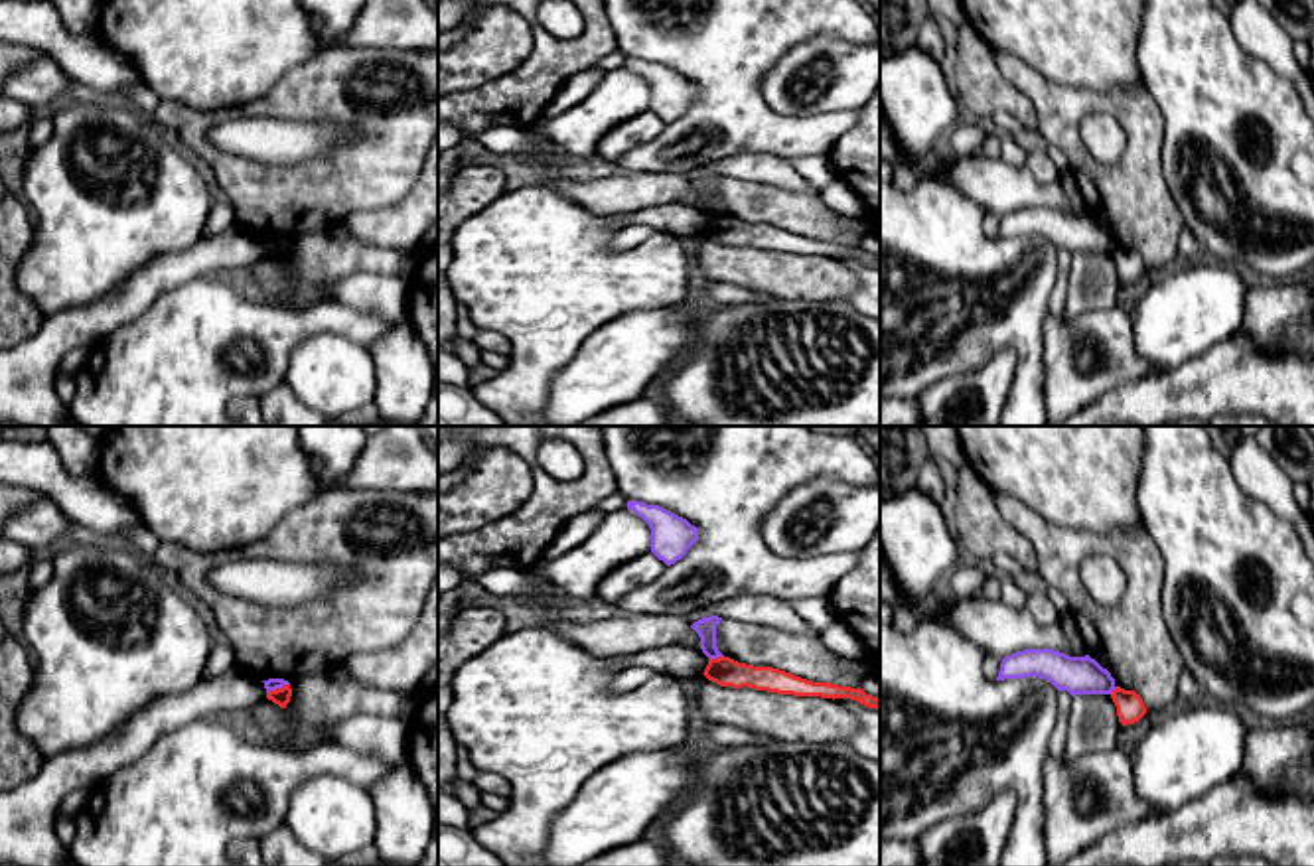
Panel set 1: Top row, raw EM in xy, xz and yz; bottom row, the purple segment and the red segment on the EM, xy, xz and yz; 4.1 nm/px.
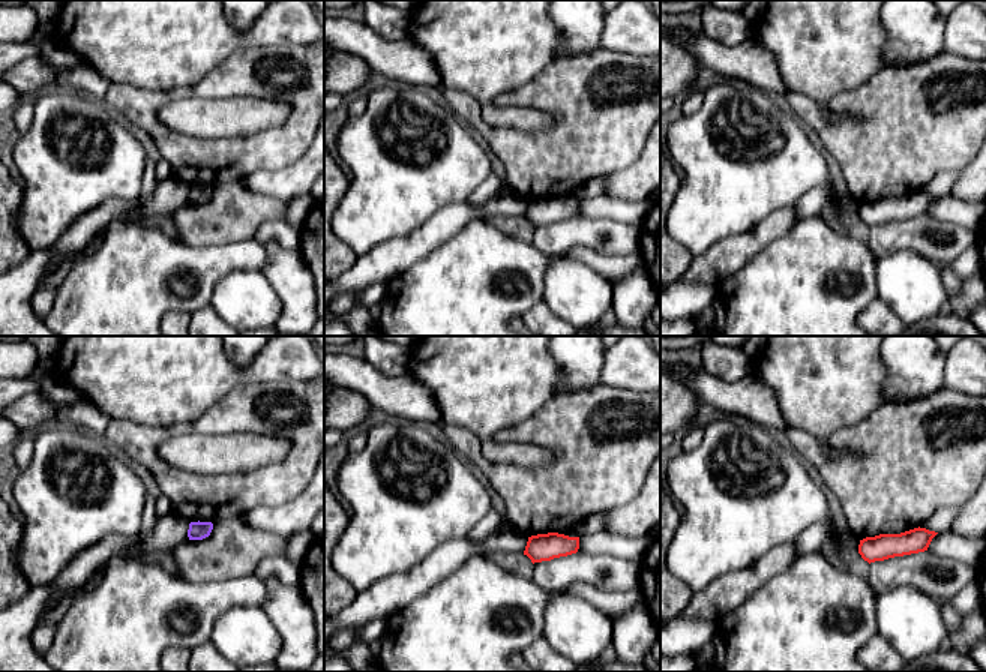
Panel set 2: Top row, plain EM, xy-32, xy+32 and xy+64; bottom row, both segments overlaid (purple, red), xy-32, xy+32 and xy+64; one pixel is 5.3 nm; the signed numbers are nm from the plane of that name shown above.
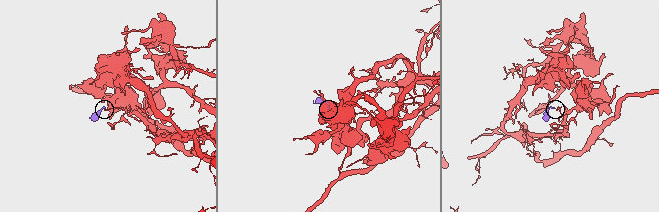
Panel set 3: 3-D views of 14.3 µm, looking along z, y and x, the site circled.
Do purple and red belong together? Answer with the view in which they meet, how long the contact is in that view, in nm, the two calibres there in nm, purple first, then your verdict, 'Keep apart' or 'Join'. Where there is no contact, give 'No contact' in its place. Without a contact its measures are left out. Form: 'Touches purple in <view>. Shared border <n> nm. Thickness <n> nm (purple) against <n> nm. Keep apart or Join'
Touches purple in xy. Shared border 100 nm. Thickness 50 nm (purple) against 70 nm. Keep apart

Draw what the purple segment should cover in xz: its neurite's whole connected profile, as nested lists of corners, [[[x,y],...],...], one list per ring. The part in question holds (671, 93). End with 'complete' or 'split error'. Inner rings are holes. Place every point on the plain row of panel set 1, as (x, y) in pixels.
[[[627,59],[627,67],[649,83],[651,110],[667,124],[681,118],[698,97],[696,85],[659,63]]] | complete

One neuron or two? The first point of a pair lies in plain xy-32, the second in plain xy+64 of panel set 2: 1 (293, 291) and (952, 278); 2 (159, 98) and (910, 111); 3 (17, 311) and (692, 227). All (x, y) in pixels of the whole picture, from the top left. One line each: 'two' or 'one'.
1: two
2: one
3: two

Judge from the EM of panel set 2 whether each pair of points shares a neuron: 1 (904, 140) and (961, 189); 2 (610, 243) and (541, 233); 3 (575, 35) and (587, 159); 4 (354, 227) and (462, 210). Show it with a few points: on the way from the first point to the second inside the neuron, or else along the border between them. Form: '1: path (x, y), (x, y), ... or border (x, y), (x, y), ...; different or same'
1: border (970, 162), (959, 170); different
2: path (592, 239), (574, 239), (562, 246), (556, 246); same
3: border (601, 47), (559, 59); different
4: border (464, 200), (438, 209), (404, 236); different

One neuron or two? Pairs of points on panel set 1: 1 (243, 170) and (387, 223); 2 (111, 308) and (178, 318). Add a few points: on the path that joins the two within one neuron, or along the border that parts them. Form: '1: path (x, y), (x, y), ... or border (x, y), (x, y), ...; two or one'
1: border (401, 200), (389, 206), (356, 210), (338, 223); two
2: border (178, 285), (162, 290), (139, 314), (101, 338); two

